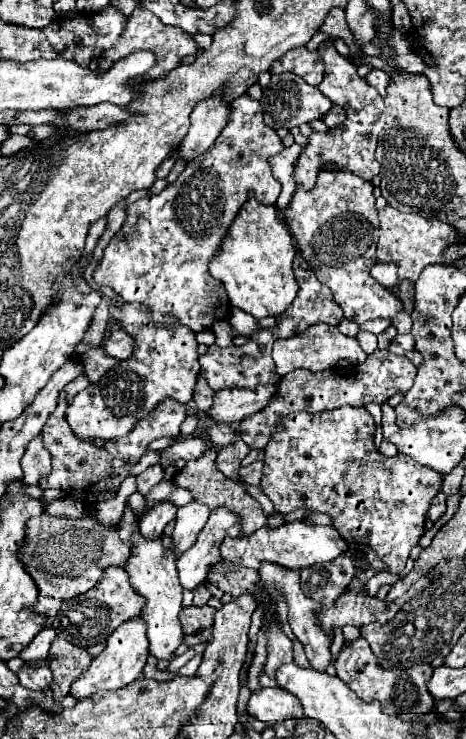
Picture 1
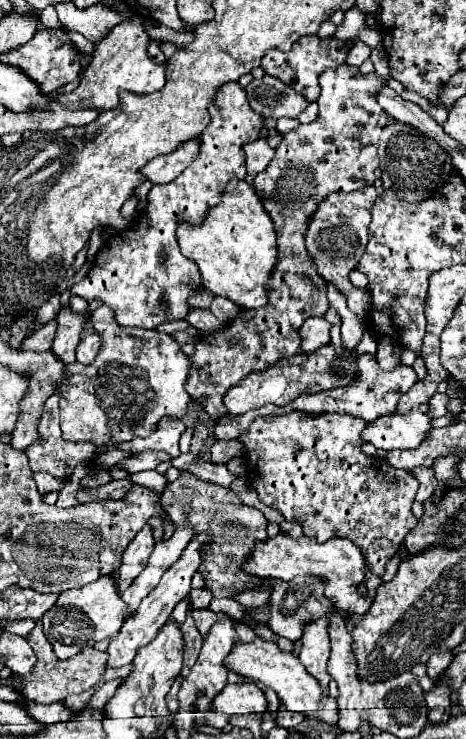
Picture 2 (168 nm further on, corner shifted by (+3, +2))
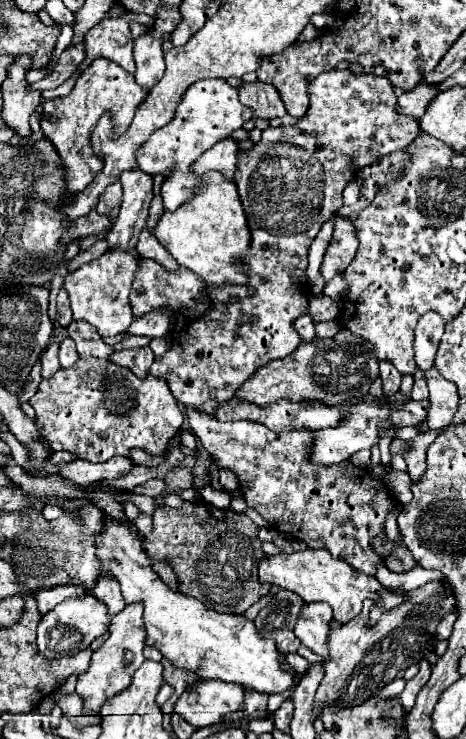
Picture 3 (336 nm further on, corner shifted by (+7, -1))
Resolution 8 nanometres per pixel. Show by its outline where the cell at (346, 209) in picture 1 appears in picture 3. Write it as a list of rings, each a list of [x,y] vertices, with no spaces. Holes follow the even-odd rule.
[[[334,216],[334,234],[326,248],[324,262],[322,262],[322,276],[326,280],[332,280],[336,274],[342,274],[348,264],[352,262],[352,256],[358,250],[358,236],[352,220],[348,216]]]

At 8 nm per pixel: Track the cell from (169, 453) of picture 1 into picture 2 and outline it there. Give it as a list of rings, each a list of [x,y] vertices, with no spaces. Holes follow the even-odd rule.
[[[146,451],[146,453],[130,455],[128,459],[118,461],[114,467],[122,469],[126,473],[138,473],[138,471],[146,471],[146,469],[156,469],[156,465],[162,461],[170,461],[170,457],[162,451]]]

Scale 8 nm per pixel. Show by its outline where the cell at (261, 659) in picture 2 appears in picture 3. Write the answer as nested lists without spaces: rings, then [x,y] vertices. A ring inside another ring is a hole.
[[[108,518],[104,532],[96,538],[96,546],[96,554],[102,560],[102,572],[112,574],[120,582],[124,600],[144,604],[146,644],[158,648],[172,664],[186,668],[204,680],[218,678],[266,694],[296,690],[292,672],[284,670],[280,664],[276,640],[260,636],[254,622],[244,616],[218,614],[208,610],[200,600],[170,590],[152,570],[136,532],[126,524]]]

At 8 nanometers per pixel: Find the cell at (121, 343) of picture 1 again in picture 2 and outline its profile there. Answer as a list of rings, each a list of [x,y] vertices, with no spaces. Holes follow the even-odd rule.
[[[90,333],[90,335],[84,335],[76,347],[76,361],[78,363],[92,363],[96,353],[100,349],[100,337],[96,333]]]

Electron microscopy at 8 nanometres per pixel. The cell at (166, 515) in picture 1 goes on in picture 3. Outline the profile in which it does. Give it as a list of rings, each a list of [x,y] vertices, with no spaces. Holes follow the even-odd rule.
[[[102,576],[102,580],[98,580],[96,588],[92,590],[92,594],[98,600],[102,600],[104,604],[108,604],[110,614],[120,612],[120,608],[126,606],[122,592],[120,592],[120,584],[116,584],[116,578],[112,578],[112,576]]]

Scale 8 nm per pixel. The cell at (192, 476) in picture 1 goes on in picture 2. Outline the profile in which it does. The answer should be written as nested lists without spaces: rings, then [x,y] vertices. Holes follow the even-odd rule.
[[[186,471],[178,481],[166,485],[166,491],[162,493],[162,509],[168,513],[176,529],[192,527],[194,537],[200,533],[208,535],[204,549],[200,549],[202,563],[198,571],[204,577],[204,589],[212,591],[212,597],[234,597],[262,583],[250,575],[244,575],[242,571],[242,563],[250,557],[254,541],[268,539],[268,521],[262,511],[244,505],[232,489],[200,481]]]

